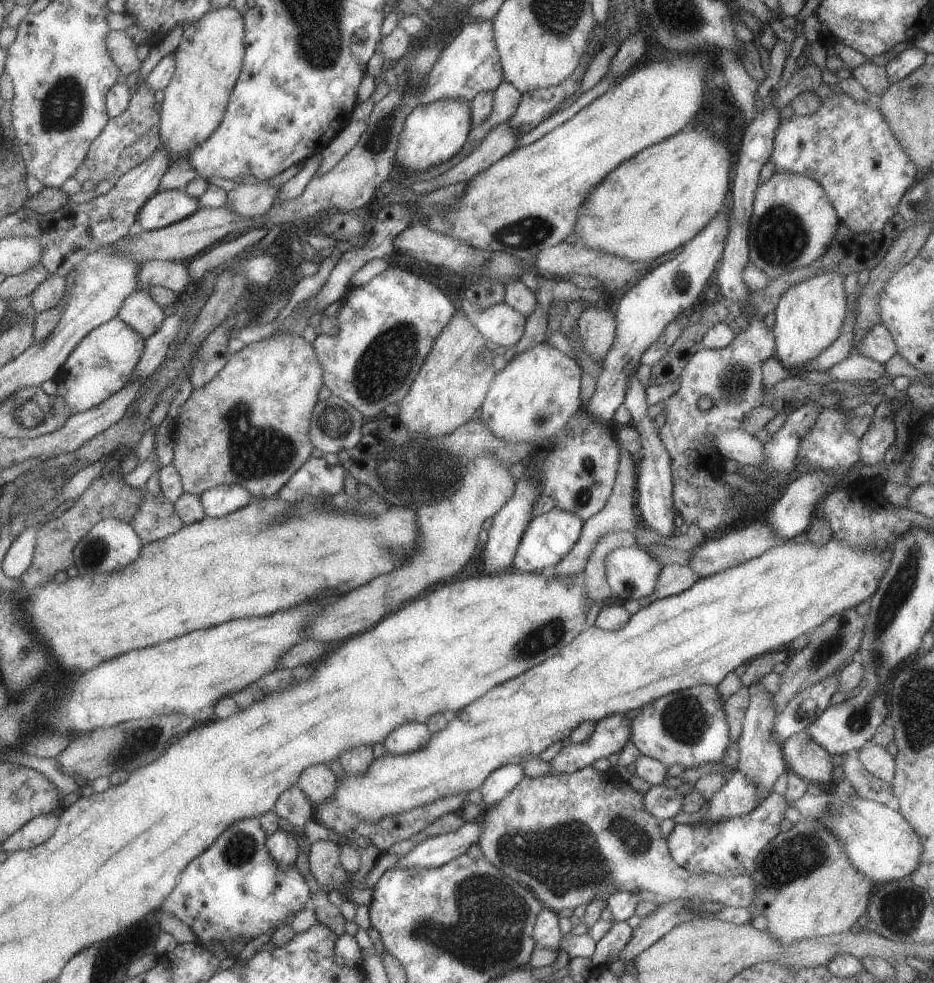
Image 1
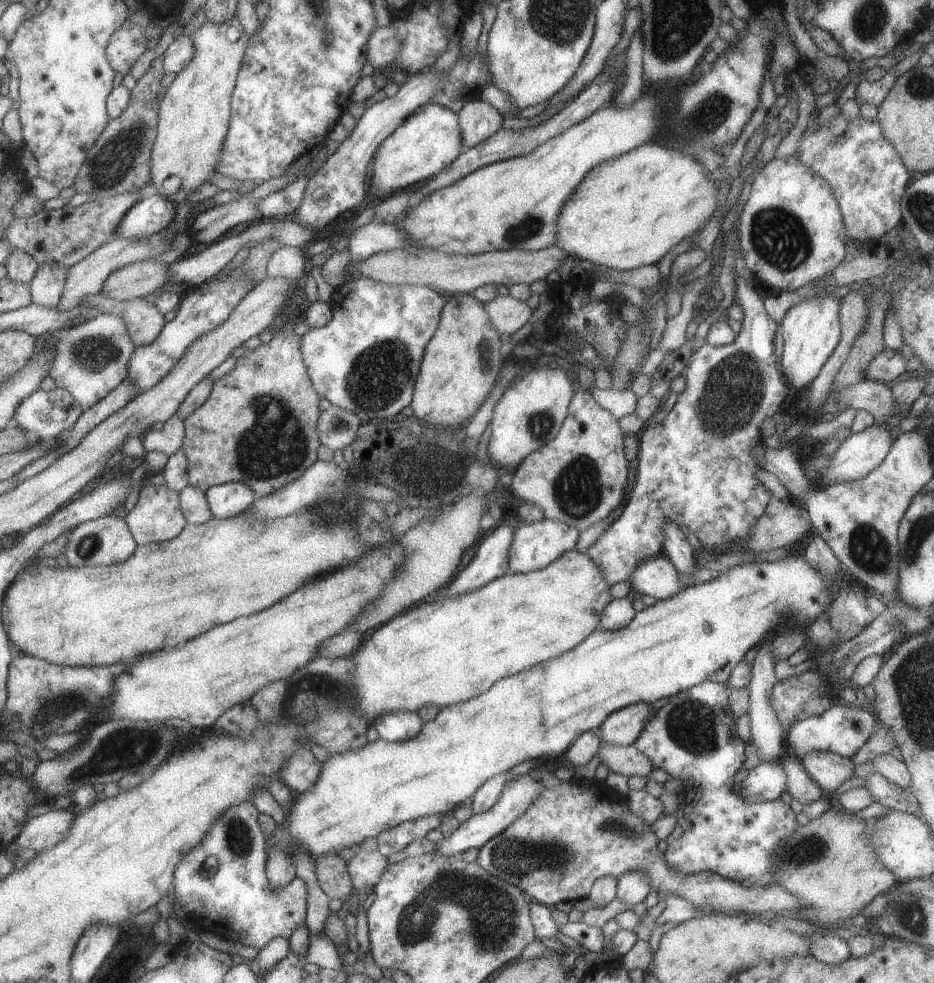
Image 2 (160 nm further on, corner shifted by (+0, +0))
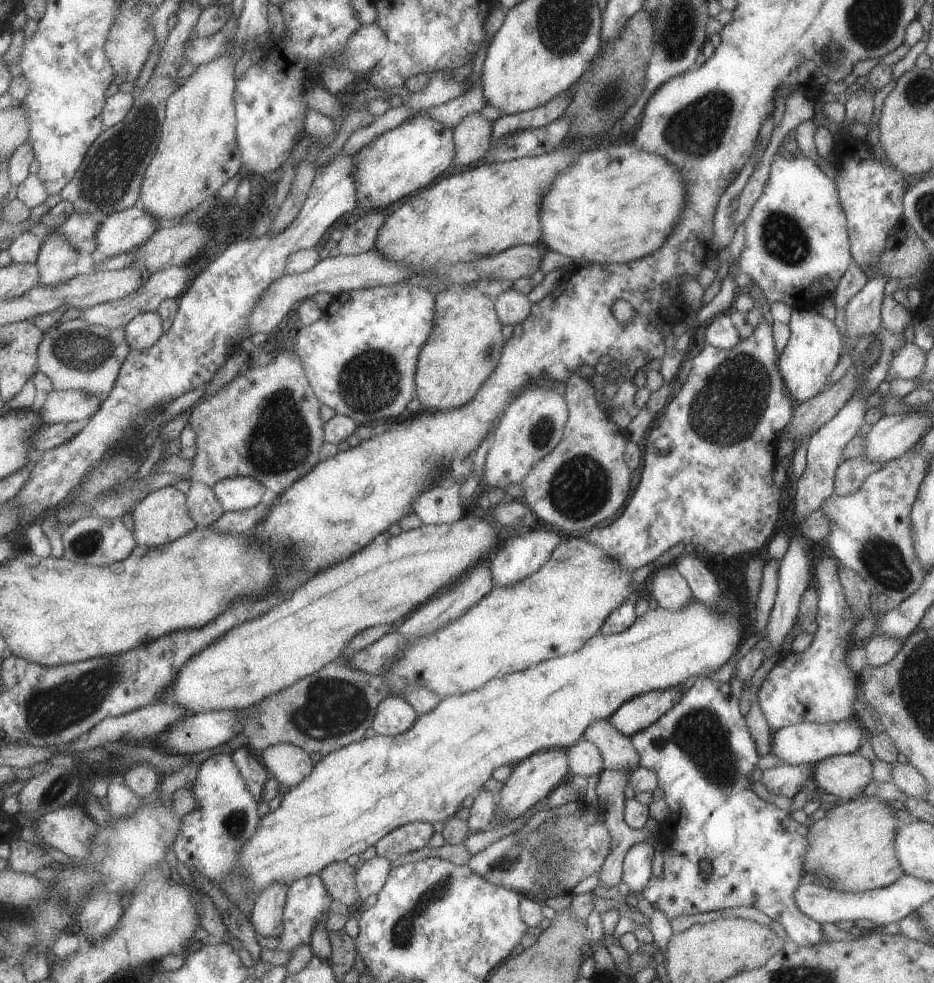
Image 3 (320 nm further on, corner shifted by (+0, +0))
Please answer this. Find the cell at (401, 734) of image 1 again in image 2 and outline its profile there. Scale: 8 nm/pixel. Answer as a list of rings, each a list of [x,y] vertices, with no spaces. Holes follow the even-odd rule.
[[[394,710],[380,714],[372,726],[378,738],[384,741],[404,741],[419,732],[422,720],[415,711]]]

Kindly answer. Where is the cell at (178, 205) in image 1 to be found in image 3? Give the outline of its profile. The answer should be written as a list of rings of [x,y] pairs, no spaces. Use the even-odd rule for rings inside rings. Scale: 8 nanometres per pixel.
[[[137,203],[101,217],[94,234],[95,256],[114,257],[140,247],[160,228],[156,220]]]

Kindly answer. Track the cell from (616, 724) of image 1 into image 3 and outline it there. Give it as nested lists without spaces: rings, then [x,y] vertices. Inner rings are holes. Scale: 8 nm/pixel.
[[[681,684],[640,694],[619,706],[608,720],[621,734],[630,737],[667,712],[685,690],[686,685]]]

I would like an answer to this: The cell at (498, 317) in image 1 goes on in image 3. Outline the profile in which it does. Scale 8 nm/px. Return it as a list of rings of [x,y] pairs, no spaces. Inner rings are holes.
[[[513,288],[501,292],[493,299],[493,306],[501,324],[513,326],[530,314],[530,302],[526,295]]]

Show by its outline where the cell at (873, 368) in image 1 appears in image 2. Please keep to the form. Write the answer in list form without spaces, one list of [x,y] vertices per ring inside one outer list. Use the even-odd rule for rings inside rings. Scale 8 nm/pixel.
[[[884,348],[866,368],[866,378],[882,383],[893,382],[903,372],[910,371],[914,363],[907,360],[898,350]]]

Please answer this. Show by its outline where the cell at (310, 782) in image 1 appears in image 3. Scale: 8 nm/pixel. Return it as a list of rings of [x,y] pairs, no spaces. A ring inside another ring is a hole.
[[[289,743],[268,746],[261,751],[261,762],[283,788],[295,787],[312,771],[310,755]]]

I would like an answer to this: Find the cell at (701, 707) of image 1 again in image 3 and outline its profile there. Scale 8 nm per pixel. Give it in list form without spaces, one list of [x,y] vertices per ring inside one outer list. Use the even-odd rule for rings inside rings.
[[[709,678],[695,679],[693,684],[686,685],[686,690],[681,698],[667,711],[664,712],[655,722],[652,722],[647,728],[639,729],[639,732],[630,736],[632,745],[637,751],[639,760],[638,766],[645,767],[655,772],[658,787],[663,790],[663,799],[669,807],[669,820],[673,822],[671,834],[659,834],[659,840],[662,844],[663,864],[661,876],[651,876],[640,890],[641,896],[651,904],[653,909],[660,910],[664,916],[671,920],[677,916],[691,916],[691,914],[701,914],[701,912],[713,912],[713,910],[721,908],[729,908],[735,906],[753,906],[783,926],[787,938],[791,939],[799,946],[815,946],[821,941],[827,941],[823,938],[819,923],[811,920],[797,908],[794,901],[794,890],[804,881],[804,854],[806,853],[808,833],[808,824],[797,823],[788,811],[777,808],[773,803],[769,804],[765,800],[759,798],[751,789],[749,774],[757,767],[760,758],[756,751],[755,743],[751,738],[751,733],[746,725],[746,717],[739,712],[738,698],[732,694],[729,683],[720,683]],[[707,863],[711,867],[709,873],[704,875],[701,870],[701,864]]]

